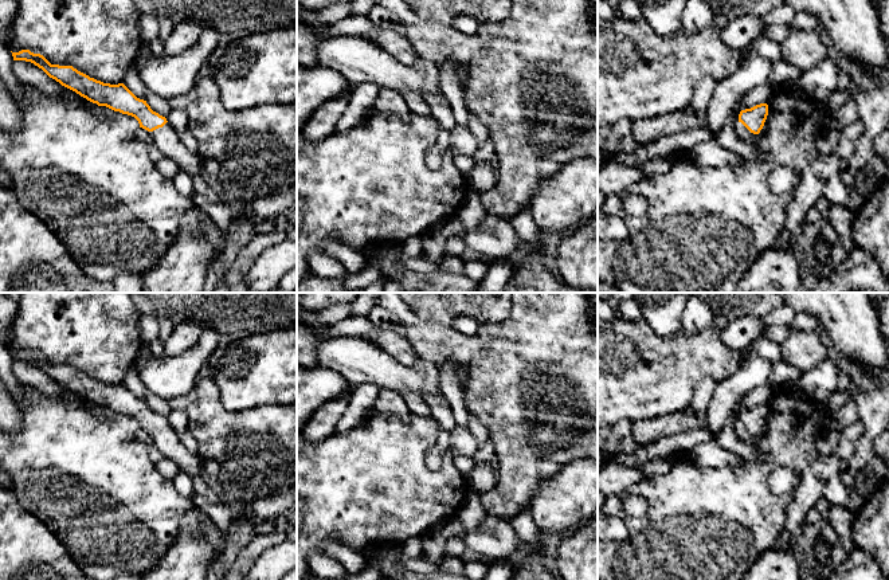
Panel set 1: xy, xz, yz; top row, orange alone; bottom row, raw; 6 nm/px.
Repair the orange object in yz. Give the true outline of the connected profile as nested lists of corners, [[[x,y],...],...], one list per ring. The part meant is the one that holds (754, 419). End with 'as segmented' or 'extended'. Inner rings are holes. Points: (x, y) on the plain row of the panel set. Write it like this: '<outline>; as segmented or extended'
[[[760,404],[751,409],[741,411],[739,422],[735,423],[735,434],[737,439],[745,442],[760,434],[768,416],[768,405]]]; extended

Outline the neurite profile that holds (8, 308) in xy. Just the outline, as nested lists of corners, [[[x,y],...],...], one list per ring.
[[[0,293],[0,341],[7,344],[9,325],[19,310],[19,303]]]

